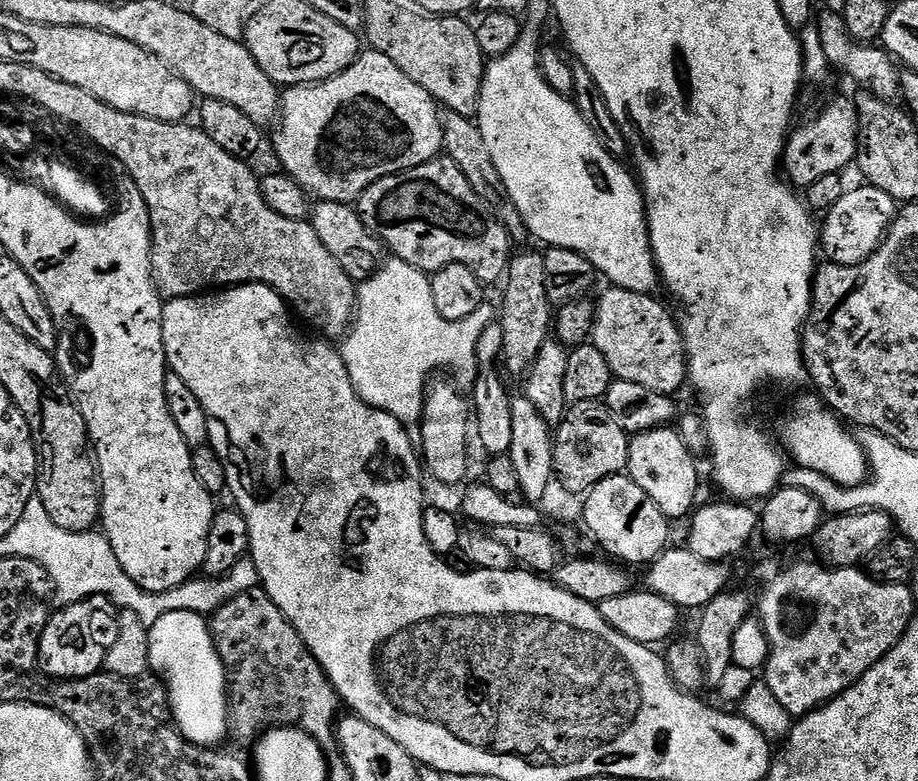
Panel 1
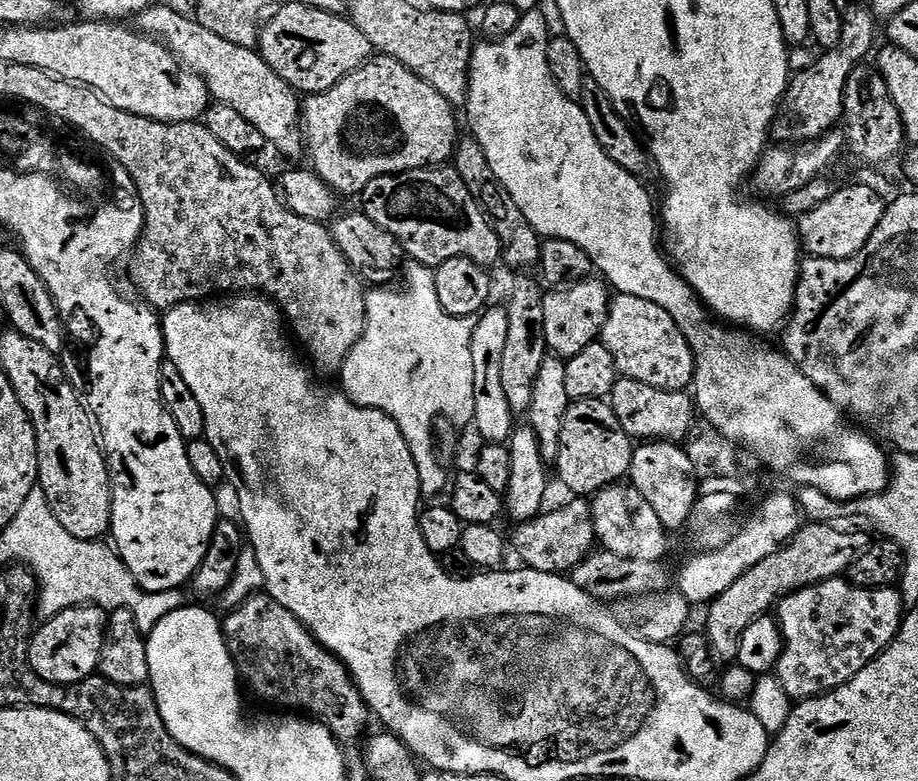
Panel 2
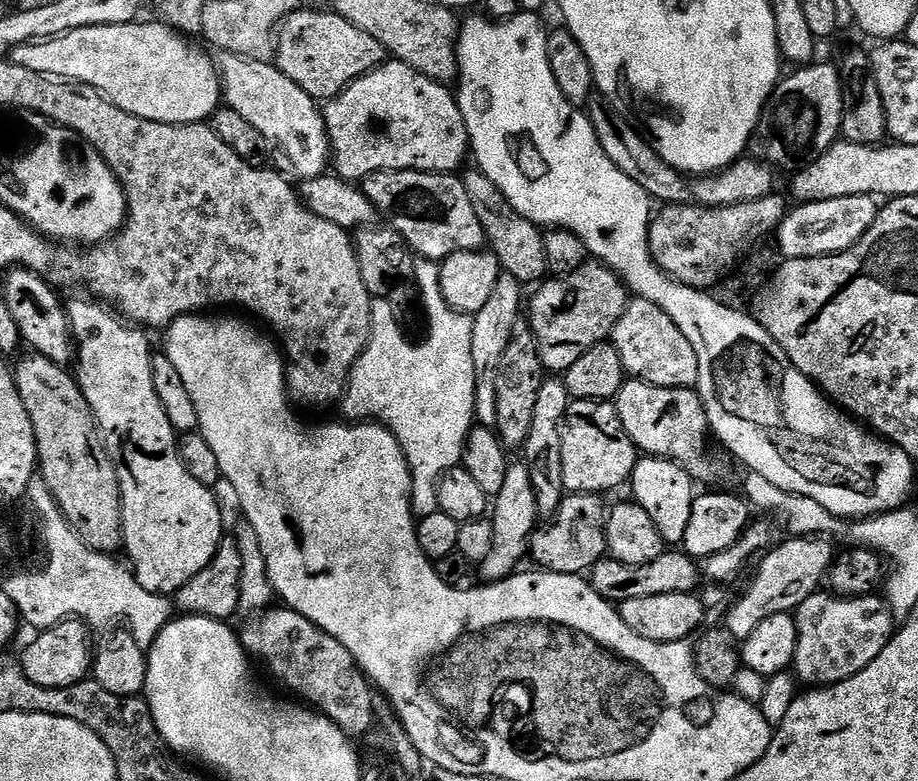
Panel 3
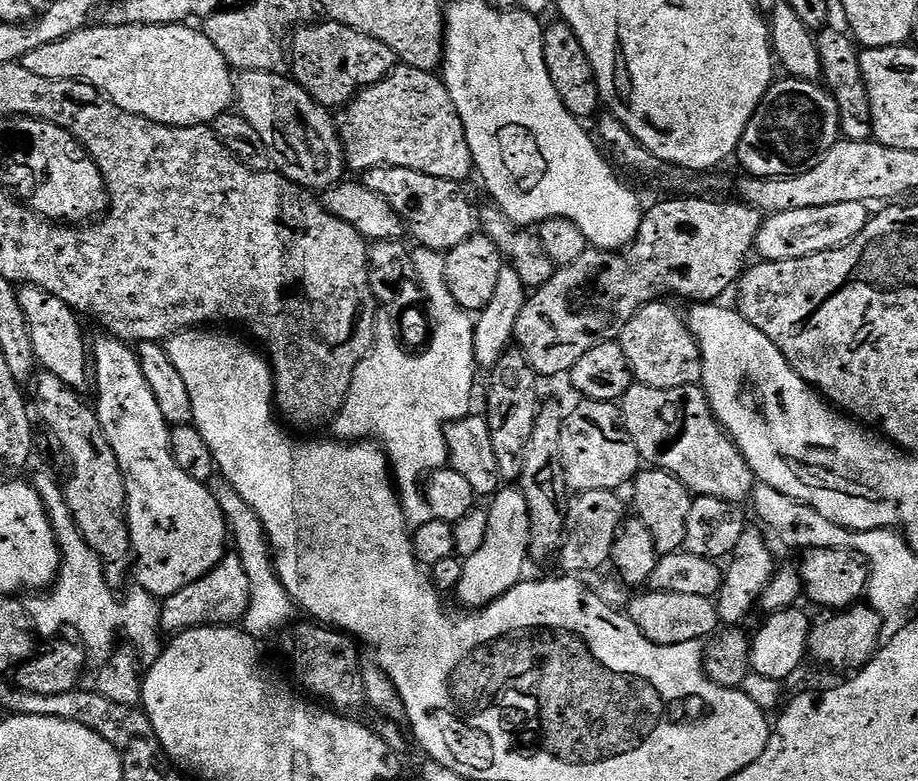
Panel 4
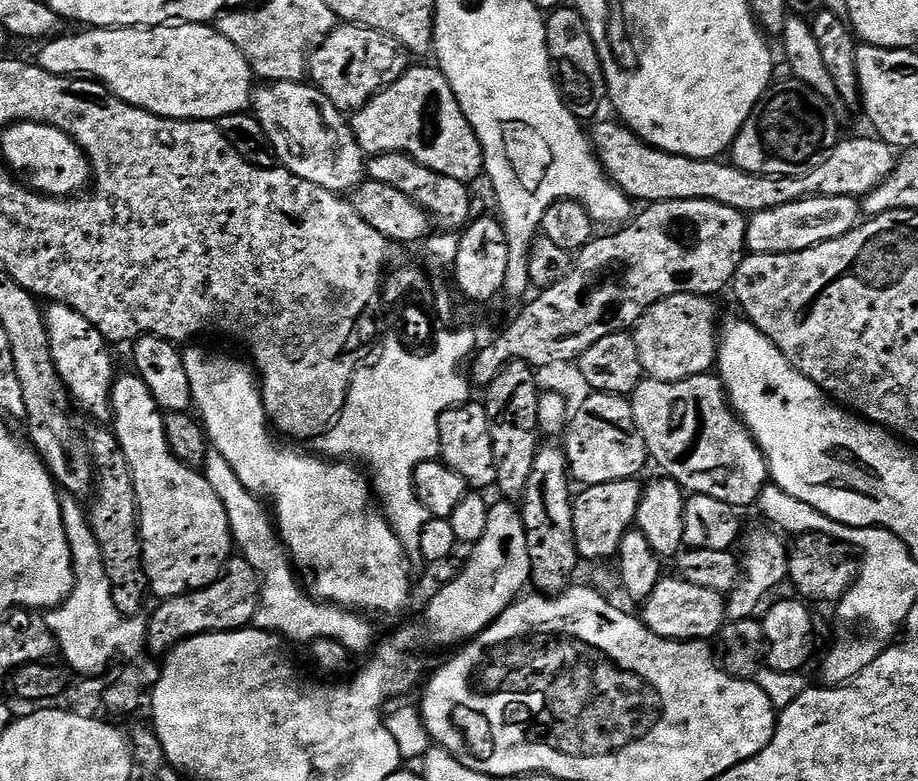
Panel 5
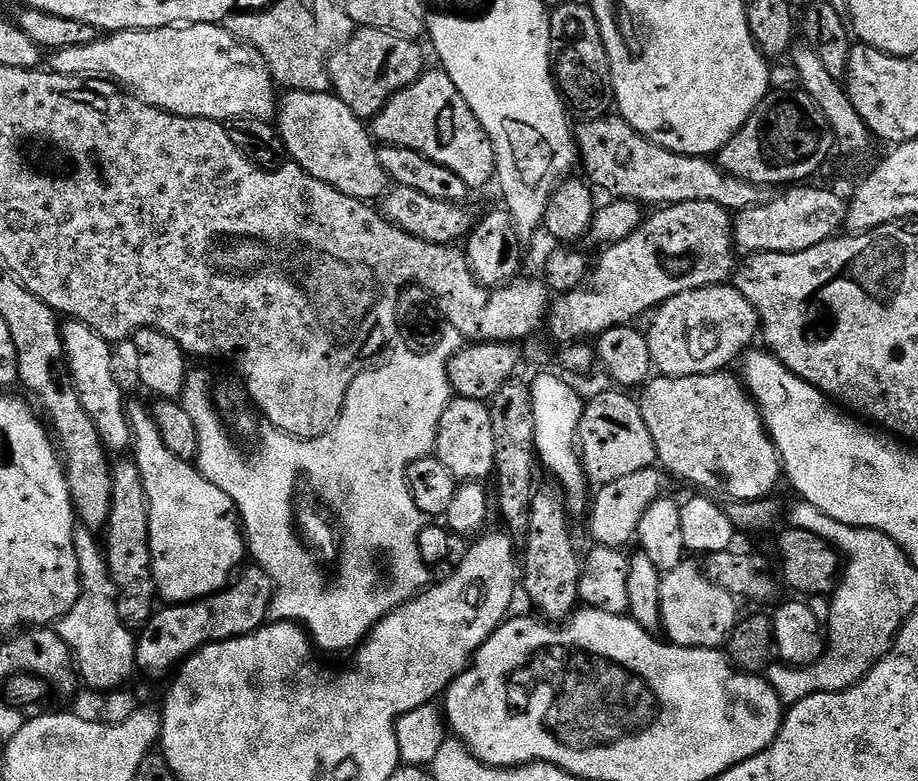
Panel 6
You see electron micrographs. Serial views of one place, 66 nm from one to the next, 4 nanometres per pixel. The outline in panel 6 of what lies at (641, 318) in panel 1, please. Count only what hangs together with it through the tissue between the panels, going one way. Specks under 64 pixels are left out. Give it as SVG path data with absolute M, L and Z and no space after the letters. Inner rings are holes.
M727 283L678 294L655 309L652 318L652 325L646 328L646 335L653 369L662 376L701 376L725 371L732 366L728 364L735 360L737 363L741 356L753 347L752 339L758 336L762 328L759 314L750 306L744 293Z

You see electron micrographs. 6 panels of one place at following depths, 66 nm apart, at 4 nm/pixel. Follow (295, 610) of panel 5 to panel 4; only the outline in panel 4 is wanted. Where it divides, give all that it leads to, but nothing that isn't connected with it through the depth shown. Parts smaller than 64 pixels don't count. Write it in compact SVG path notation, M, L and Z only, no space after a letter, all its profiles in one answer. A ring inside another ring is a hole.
M227 482L215 485L216 501L224 511L224 521L228 524L228 531L234 541L234 550L242 558L242 566L246 566L246 574L250 574L250 594L252 601L242 621L243 631L257 638L264 638L267 632L275 628L283 629L293 623L294 605L290 594L282 586L282 582L276 576L276 565L272 559L272 553L268 546L268 538L264 535L264 527L254 514L254 510ZM236 540L236 544L235 544ZM284 624L284 625L283 625Z

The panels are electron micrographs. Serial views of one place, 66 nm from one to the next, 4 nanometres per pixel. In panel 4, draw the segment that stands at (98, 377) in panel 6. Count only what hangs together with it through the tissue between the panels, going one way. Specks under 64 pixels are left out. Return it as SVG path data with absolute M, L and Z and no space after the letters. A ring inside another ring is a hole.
M33 284L23 285L16 297L22 306L24 322L28 325L28 333L34 342L34 352L43 371L62 378L66 386L75 392L87 393L90 388L90 344L84 341L84 328L80 325L81 317L62 298L54 298L46 290Z

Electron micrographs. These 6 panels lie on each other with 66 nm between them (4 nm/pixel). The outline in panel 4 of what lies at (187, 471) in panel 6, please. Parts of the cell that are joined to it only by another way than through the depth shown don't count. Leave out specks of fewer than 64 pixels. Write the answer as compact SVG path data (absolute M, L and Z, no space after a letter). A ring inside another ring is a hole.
M113 334L102 335L104 336L97 338L96 344L94 340L90 348L90 360L94 365L94 392L96 388L94 407L96 417L99 418L102 430L106 434L106 442L110 442L110 450L114 450L114 458L118 458L118 466L124 471L124 485L128 495L128 529L132 539L132 554L134 557L134 580L137 580L140 583L137 585L151 596L163 598L170 594L178 594L178 590L182 590L182 586L190 586L190 582L198 582L198 578L210 574L210 570L214 570L214 566L218 566L218 562L226 554L224 543L229 543L230 540L228 524L224 521L224 511L216 501L215 491L207 483L190 478L190 474L178 470L178 462L174 462L174 454L170 450L170 426L162 418L162 410L158 410L158 401L154 399L154 394L150 391L150 385L146 382L146 374L142 374L142 366L136 356L136 348L131 343L121 340L119 336Z

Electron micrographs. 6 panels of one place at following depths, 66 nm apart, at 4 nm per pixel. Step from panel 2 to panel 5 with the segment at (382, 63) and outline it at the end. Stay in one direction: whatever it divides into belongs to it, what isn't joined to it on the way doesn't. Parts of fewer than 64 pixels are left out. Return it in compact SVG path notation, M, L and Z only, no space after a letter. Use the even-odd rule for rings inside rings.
M409 67L402 78L398 78L398 82L377 92L371 100L357 108L350 120L352 133L369 157L381 156L384 152L403 152L422 166L438 174L446 174L446 178L465 182L473 182L479 176L481 179L484 172L484 148L478 142L466 114L462 114L462 106L458 106L458 98L452 93L450 82L440 73L439 67L431 67Z

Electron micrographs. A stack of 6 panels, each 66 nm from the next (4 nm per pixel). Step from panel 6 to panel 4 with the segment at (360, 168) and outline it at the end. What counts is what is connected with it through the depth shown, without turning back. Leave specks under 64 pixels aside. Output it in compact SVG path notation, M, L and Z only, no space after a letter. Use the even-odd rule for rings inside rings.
M241 71L236 80L236 100L241 116L258 130L262 142L266 142L269 152L278 161L278 171L287 180L302 185L309 190L327 190L334 184L340 183L346 176L346 155L341 129L332 121L333 113L323 104L311 96L302 85L287 75L280 76L275 72L250 72Z

